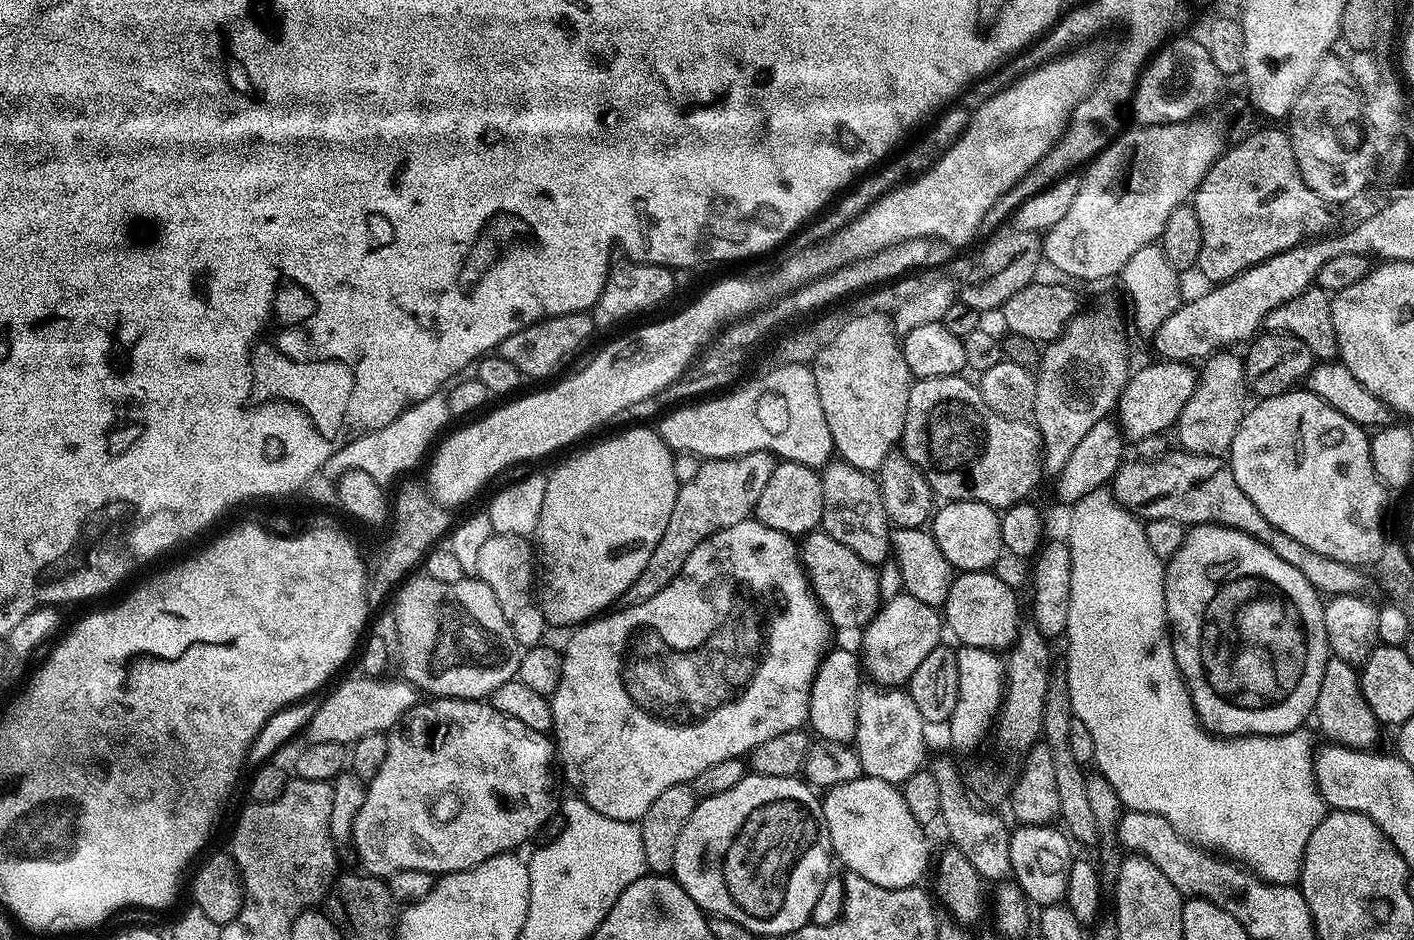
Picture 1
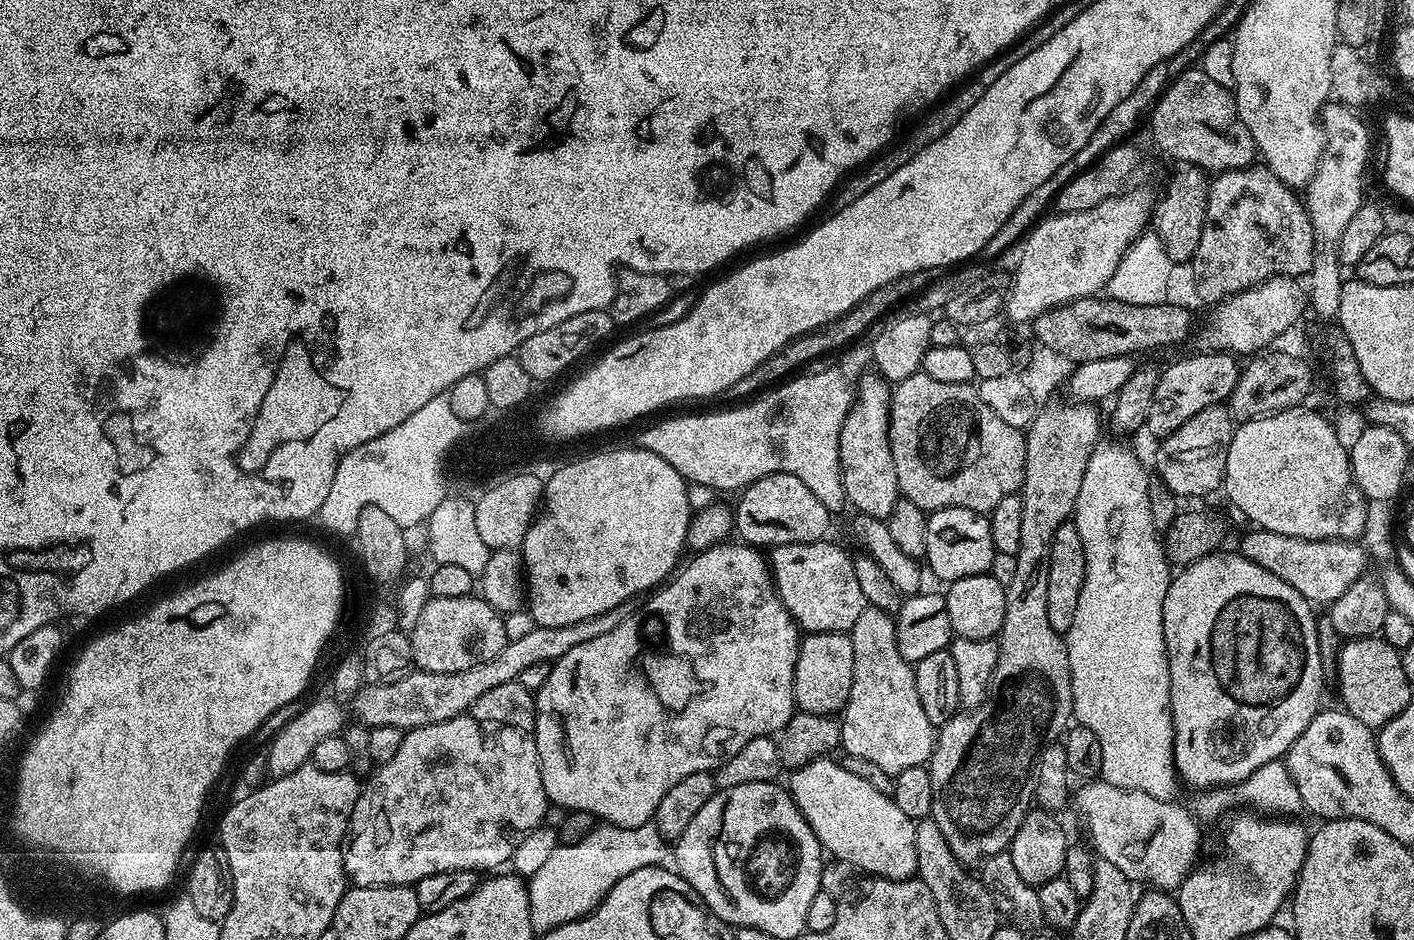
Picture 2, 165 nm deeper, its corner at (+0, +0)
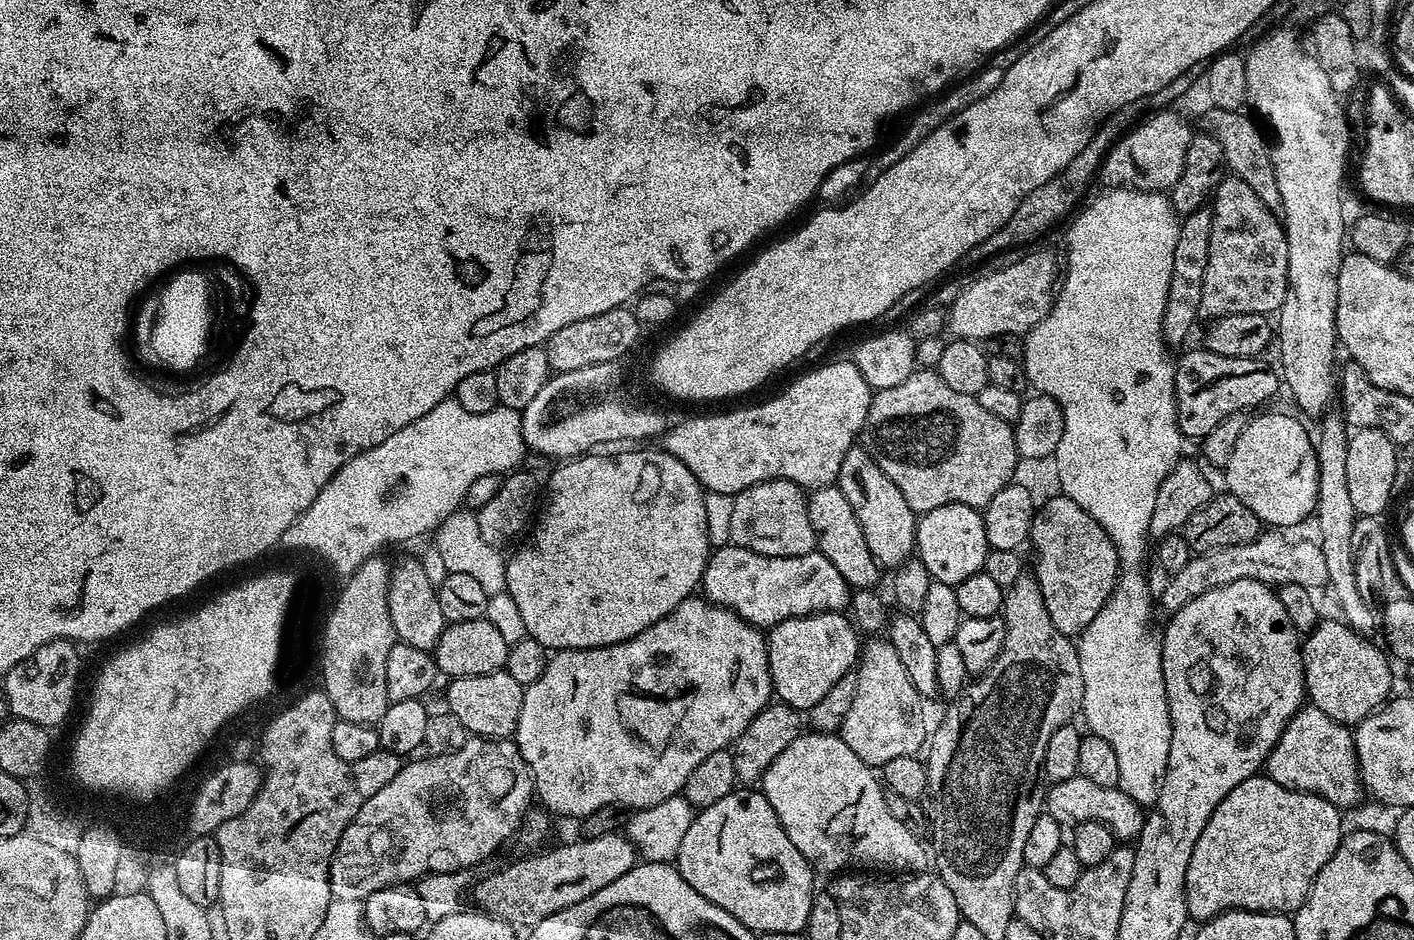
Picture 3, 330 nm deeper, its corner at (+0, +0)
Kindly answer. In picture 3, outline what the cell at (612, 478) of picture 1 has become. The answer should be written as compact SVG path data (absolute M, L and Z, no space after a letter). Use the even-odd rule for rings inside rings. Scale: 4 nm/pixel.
M657 450L657 452L624 452L621 456L596 456L600 454L585 454L579 458L569 459L559 465L560 469L548 480L548 505L532 532L532 537L517 550L513 556L507 557L506 563L506 591L510 598L522 613L522 622L526 622L528 635L534 637L542 646L549 650L563 650L565 648L597 648L598 646L610 646L618 642L626 642L642 630L654 626L670 610L677 608L683 600L689 599L692 592L701 587L704 578L704 568L708 565L710 545L708 531L706 530L706 506L704 505L705 489L686 470L678 458L674 458L669 452Z

